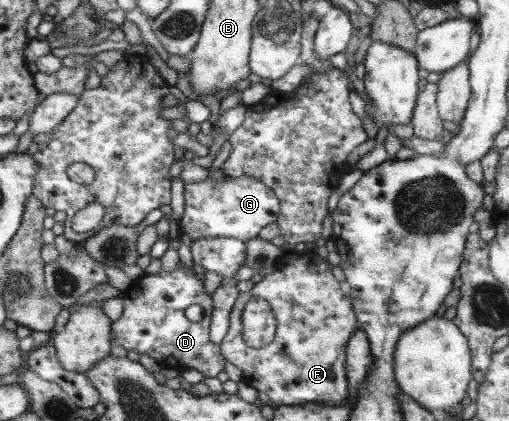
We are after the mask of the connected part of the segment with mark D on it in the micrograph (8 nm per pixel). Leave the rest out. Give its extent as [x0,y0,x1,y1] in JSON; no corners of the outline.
[112,263,224,377]

